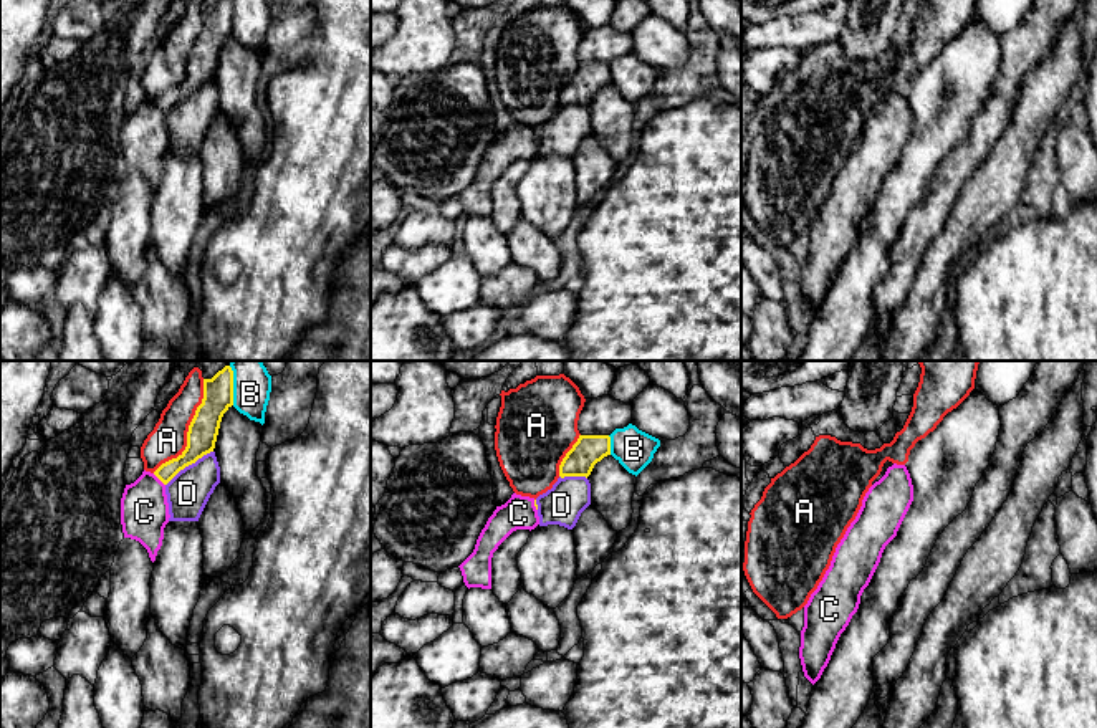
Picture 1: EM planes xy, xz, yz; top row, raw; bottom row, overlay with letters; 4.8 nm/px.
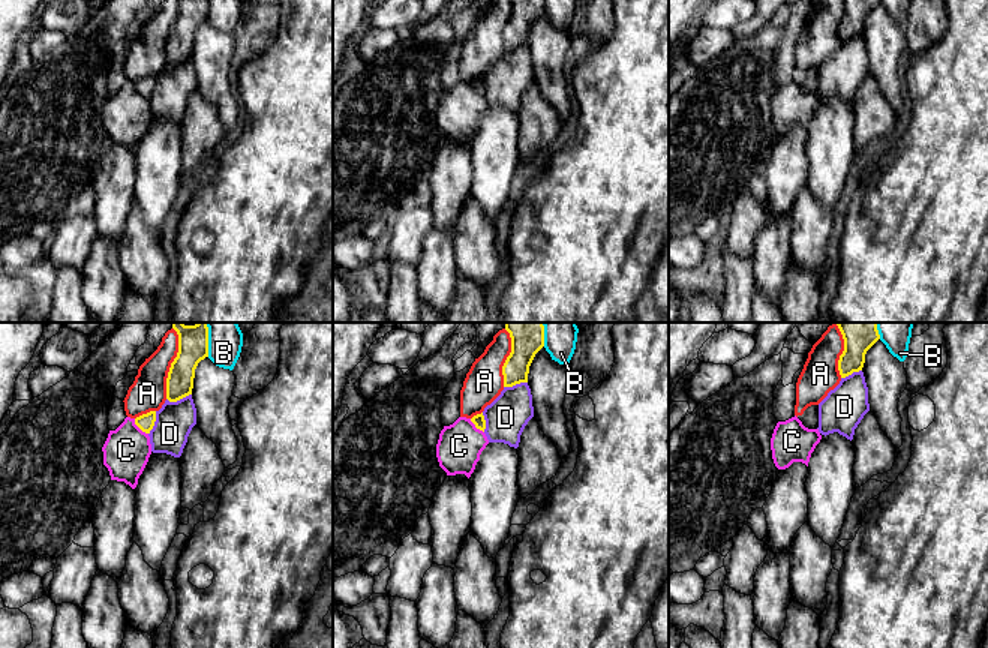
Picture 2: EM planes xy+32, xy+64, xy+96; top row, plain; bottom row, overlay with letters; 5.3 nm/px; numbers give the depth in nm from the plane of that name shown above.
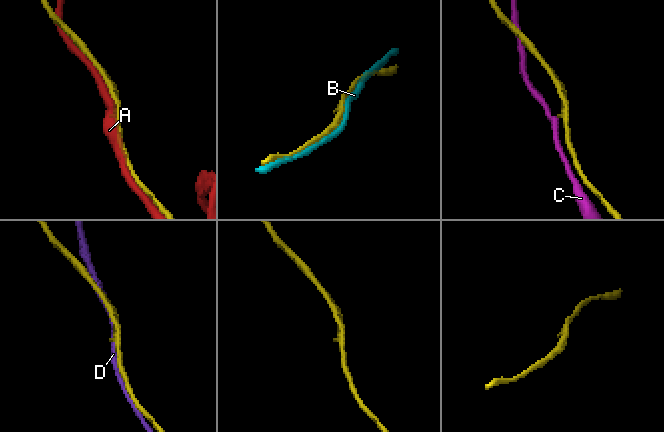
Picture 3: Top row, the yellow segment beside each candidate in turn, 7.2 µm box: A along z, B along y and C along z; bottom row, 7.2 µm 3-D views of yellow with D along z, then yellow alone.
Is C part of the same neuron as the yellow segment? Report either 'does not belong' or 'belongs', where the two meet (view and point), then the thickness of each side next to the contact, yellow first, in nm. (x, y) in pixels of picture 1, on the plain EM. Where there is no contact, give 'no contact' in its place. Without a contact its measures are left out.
does not belong; meets yellow in xy at (159, 108); 110 nm thick on the yellow side, 240 nm on the other

